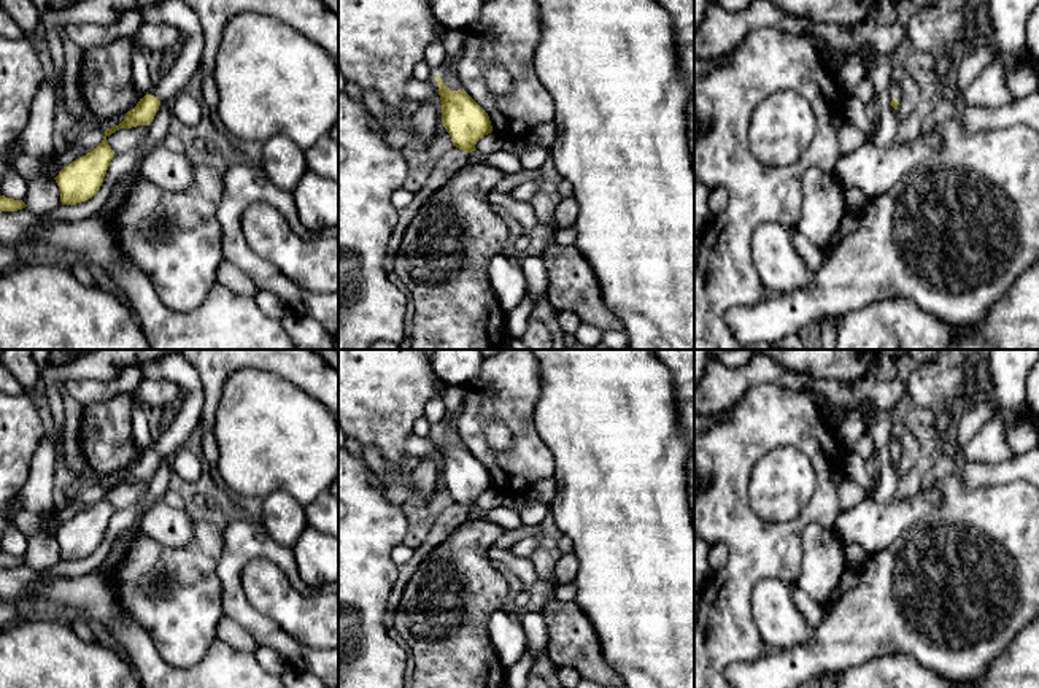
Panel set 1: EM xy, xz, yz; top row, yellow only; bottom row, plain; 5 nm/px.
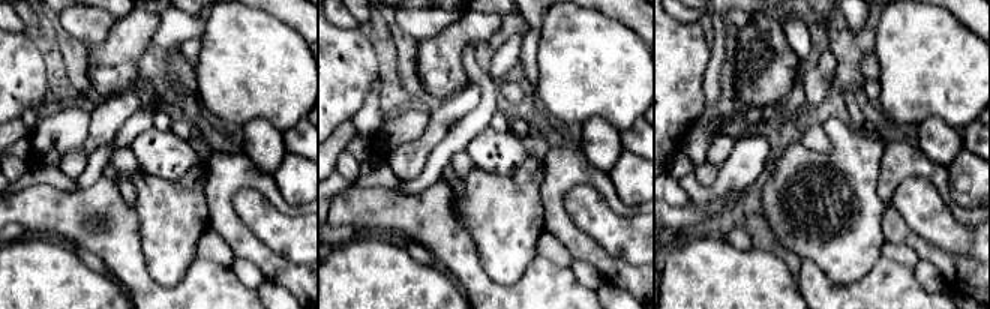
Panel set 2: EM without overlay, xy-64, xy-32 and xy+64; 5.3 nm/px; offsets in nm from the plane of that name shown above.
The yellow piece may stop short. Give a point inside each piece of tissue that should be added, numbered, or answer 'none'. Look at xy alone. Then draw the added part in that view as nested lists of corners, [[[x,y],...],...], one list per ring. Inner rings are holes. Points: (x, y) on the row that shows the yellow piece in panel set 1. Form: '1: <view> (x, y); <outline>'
none

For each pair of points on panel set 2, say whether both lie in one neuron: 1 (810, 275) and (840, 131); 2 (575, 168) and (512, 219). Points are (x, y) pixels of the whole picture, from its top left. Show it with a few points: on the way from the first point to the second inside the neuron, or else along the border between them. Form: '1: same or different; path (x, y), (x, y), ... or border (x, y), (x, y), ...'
1: different; border (800, 260), (809, 260), (830, 279), (840, 284)
2: different; border (542, 162), (540, 200), (545, 230)

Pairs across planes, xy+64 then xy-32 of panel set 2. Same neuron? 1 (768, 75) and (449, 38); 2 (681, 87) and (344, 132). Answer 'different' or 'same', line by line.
1: same
2: different

